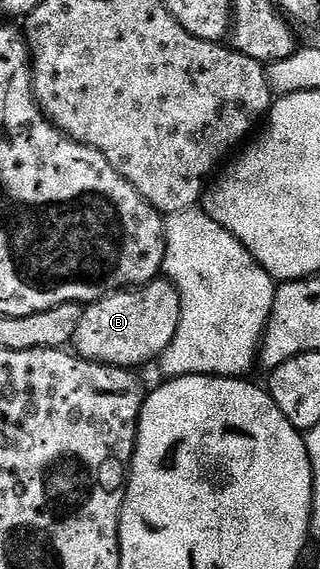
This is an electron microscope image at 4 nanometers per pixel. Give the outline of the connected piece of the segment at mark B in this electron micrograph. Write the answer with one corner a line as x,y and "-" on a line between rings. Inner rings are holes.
158,276
146,286
135,286
128,290
117,290
107,294
97,302
88,303
81,311
79,328
75,328
72,349
80,357
89,362
100,362
103,366
119,366
122,368
138,368
144,362
156,363
165,353
171,340
175,340
175,332
181,319
181,297
175,284
164,276

